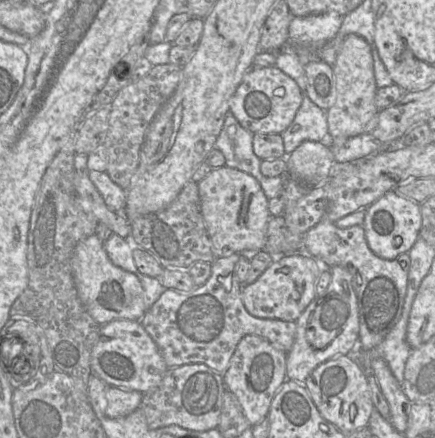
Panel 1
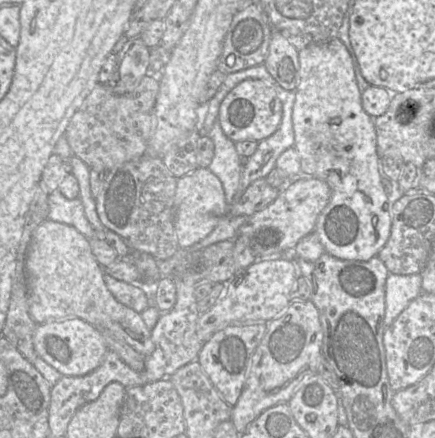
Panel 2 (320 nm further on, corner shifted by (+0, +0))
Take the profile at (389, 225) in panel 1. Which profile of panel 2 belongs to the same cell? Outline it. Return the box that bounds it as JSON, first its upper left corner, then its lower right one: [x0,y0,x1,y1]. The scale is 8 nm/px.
[292,37,393,261]

